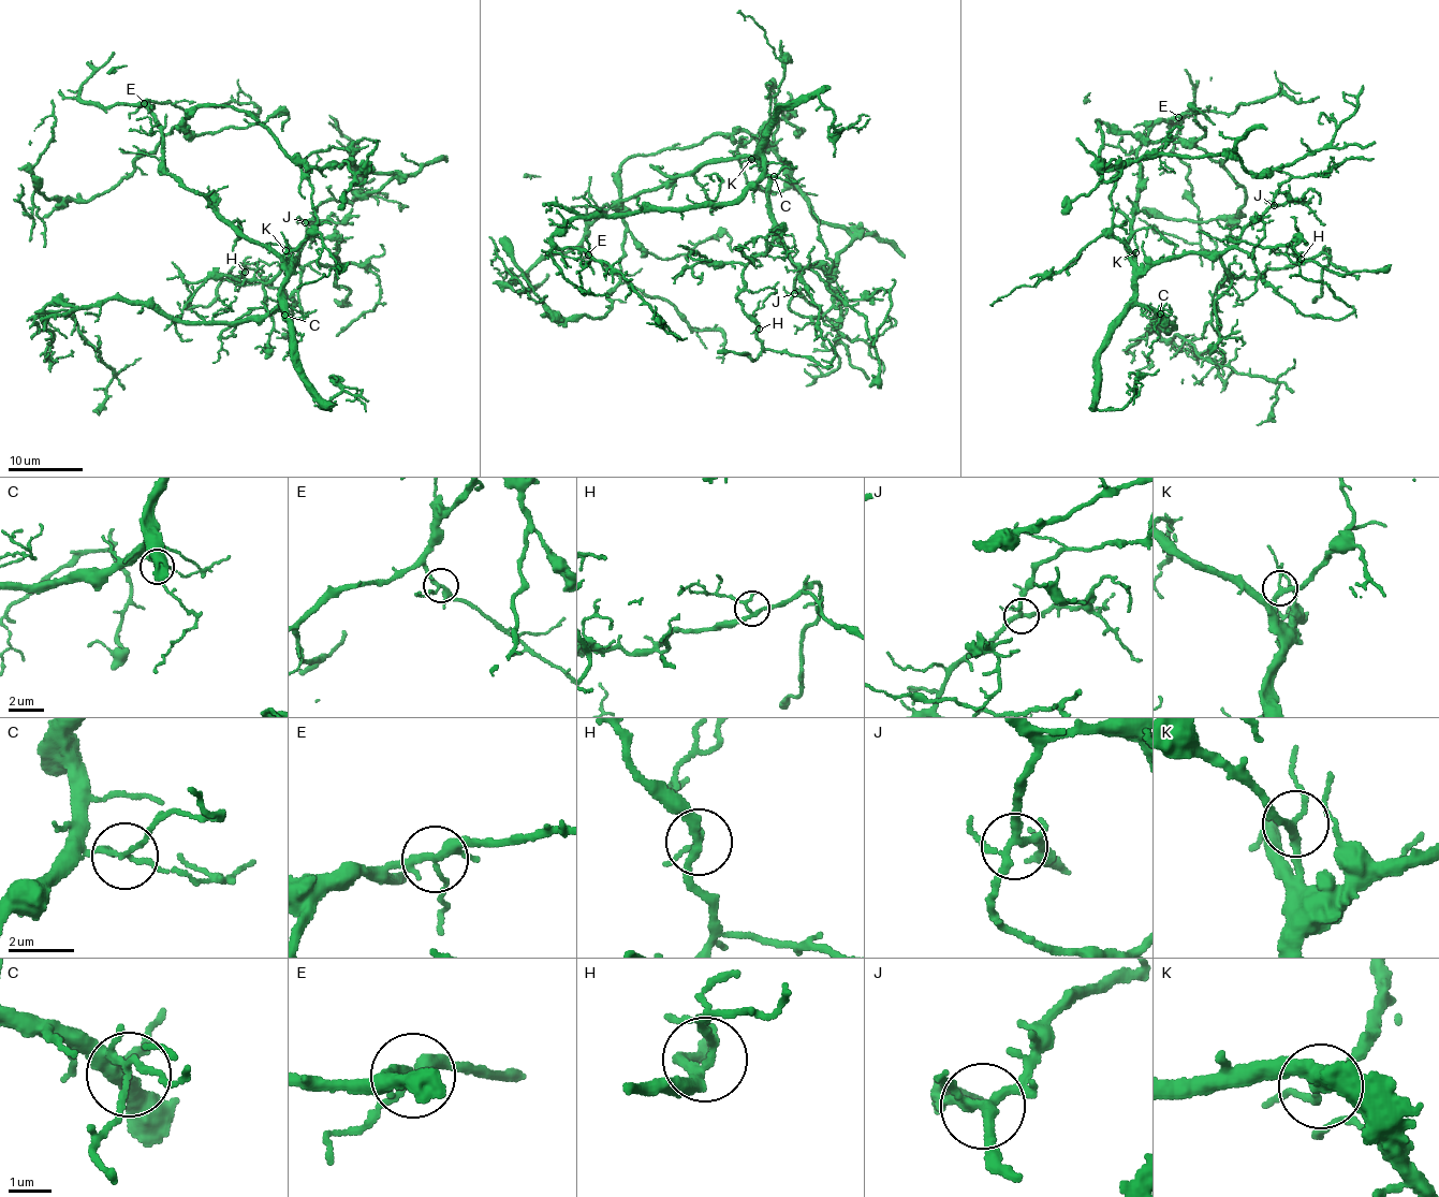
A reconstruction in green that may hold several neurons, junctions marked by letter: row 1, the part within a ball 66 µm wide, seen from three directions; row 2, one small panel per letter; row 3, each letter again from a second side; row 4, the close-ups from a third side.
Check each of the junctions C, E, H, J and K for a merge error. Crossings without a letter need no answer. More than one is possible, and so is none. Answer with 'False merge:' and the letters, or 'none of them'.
False merge: none of them

